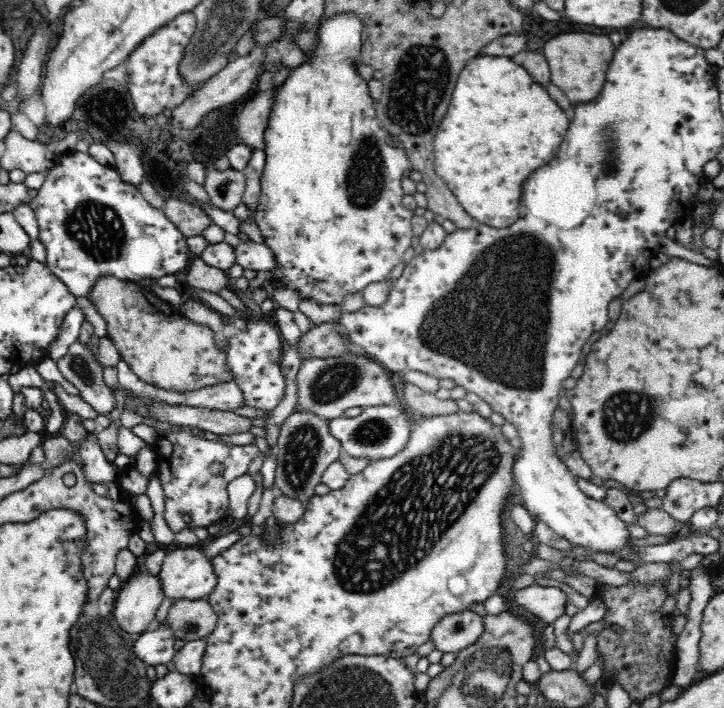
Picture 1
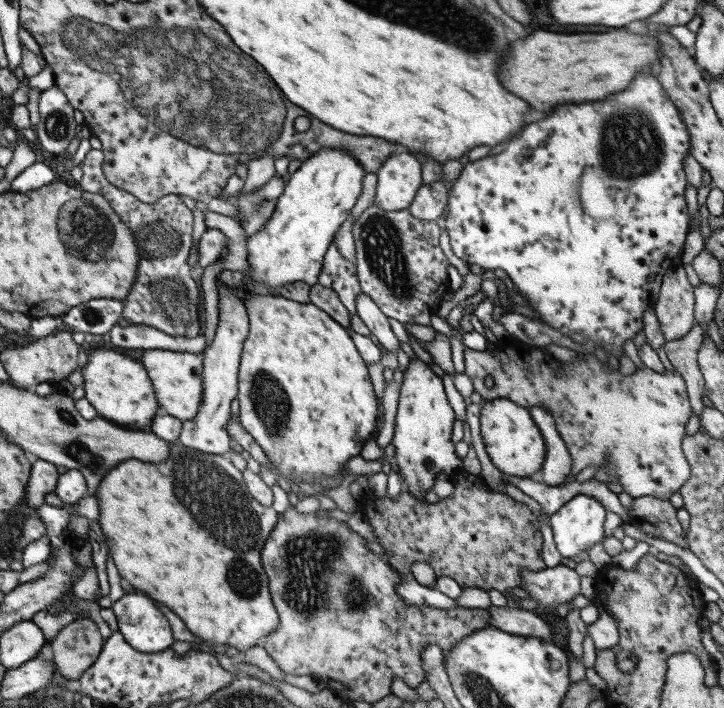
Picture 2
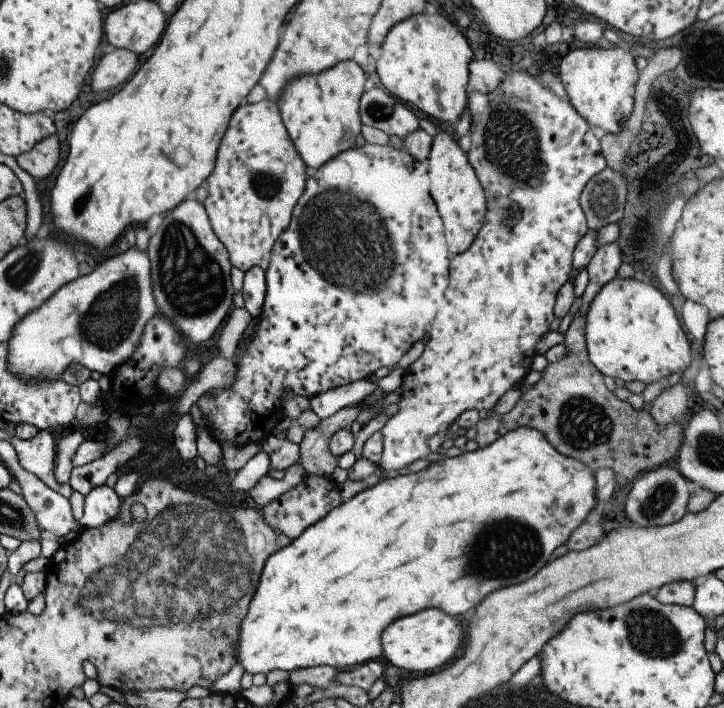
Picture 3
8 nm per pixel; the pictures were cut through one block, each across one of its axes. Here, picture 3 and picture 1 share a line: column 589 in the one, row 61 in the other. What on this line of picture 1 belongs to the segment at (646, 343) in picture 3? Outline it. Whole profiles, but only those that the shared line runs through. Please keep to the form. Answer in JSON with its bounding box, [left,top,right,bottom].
[254,12,414,304]

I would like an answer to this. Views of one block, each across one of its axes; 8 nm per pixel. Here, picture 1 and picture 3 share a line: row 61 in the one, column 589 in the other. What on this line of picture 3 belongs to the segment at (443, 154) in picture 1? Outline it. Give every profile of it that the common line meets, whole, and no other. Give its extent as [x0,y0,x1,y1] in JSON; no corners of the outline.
[233,428,595,676]

